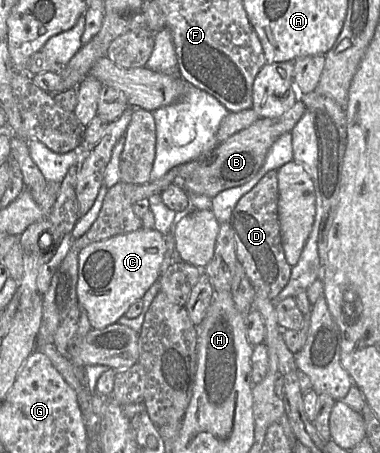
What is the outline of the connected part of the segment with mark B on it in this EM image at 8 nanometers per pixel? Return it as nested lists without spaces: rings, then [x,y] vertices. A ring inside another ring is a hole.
[[[303,102],[296,103],[283,115],[276,118],[259,118],[249,127],[235,133],[219,143],[210,153],[202,157],[200,167],[181,186],[186,192],[215,197],[223,190],[241,186],[251,180],[263,166],[274,142],[284,133],[291,132],[307,108]]]

